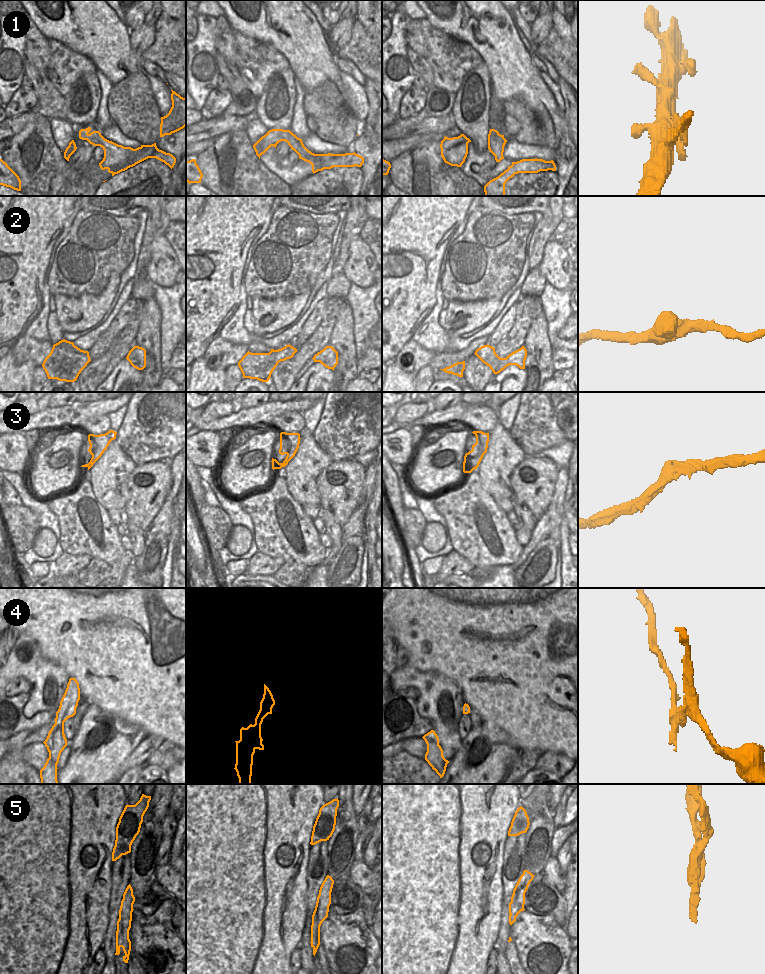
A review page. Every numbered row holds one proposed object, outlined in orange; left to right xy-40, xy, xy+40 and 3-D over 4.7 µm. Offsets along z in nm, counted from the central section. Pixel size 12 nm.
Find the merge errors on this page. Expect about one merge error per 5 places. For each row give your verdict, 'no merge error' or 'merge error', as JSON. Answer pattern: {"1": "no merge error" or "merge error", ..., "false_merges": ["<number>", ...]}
{"1": "no merge error", "2": "no merge error", "3": "no merge error", "4": "merge error", "5": "merge error", "false_merges": ["4", "5"]}

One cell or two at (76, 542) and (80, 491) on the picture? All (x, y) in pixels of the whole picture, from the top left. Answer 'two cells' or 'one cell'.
one cell

